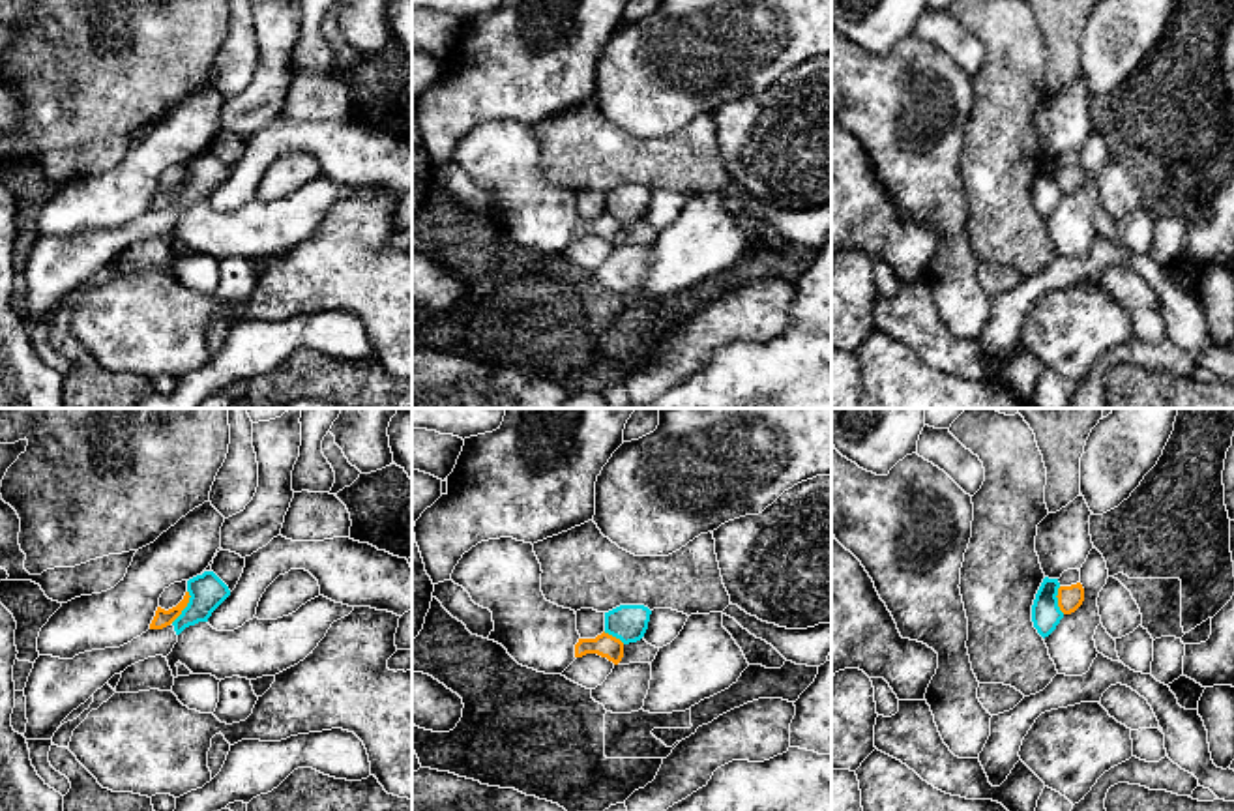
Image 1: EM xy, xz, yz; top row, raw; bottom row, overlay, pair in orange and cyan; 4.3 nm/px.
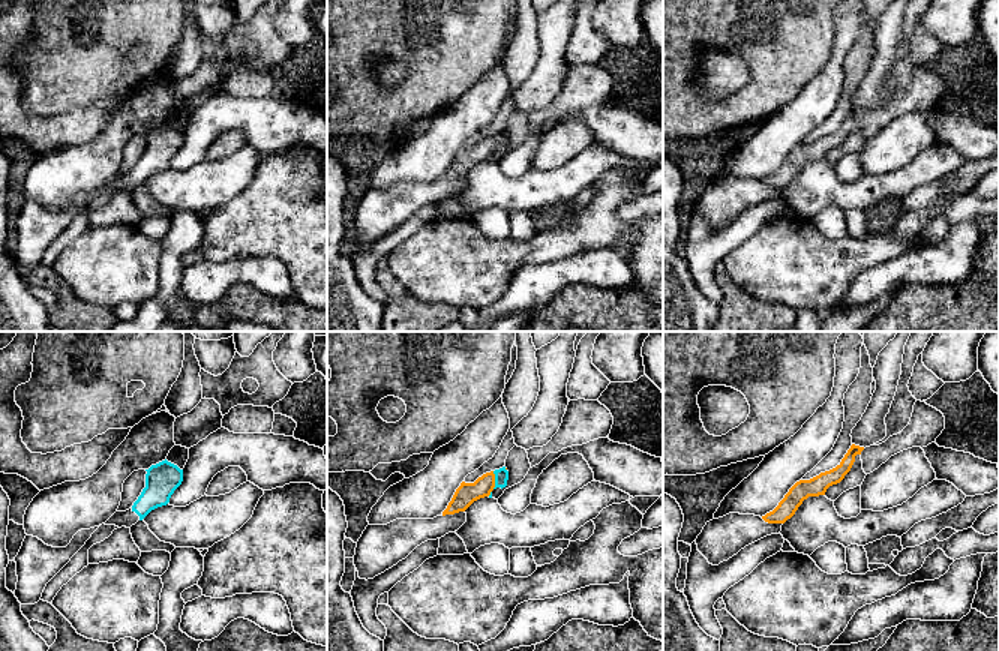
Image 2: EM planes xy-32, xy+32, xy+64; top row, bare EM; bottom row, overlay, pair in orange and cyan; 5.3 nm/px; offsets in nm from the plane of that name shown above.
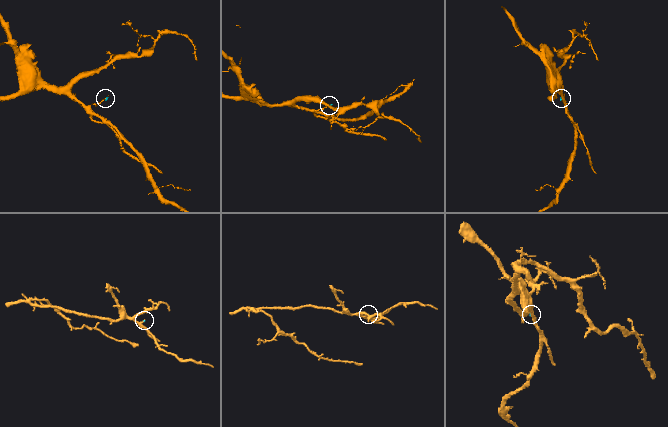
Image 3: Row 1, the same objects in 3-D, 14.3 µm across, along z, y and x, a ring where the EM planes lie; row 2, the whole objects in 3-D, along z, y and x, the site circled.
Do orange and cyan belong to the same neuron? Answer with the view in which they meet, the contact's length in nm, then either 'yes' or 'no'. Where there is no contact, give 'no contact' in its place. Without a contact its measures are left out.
contact in xy; length 160 nm; no

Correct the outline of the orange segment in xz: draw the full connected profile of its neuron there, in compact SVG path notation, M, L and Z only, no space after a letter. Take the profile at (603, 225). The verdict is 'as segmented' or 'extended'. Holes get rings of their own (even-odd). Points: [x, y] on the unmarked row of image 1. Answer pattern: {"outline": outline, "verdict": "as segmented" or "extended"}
{"outline": "M605 212L595 219L579 219L575 225L575 238L582 238L586 234L597 234L618 245L624 238L624 223Z", "verdict": "as segmented"}

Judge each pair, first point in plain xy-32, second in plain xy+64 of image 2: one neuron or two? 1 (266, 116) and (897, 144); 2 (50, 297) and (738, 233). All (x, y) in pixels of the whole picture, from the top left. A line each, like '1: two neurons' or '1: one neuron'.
1: two neurons
2: one neuron

